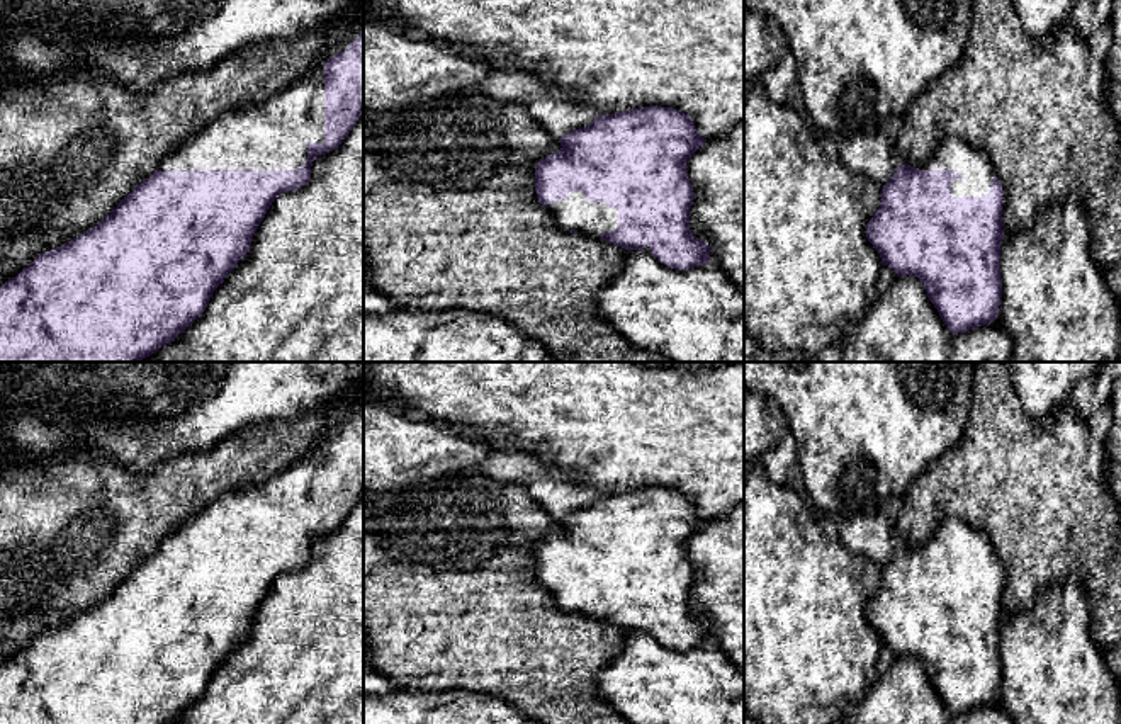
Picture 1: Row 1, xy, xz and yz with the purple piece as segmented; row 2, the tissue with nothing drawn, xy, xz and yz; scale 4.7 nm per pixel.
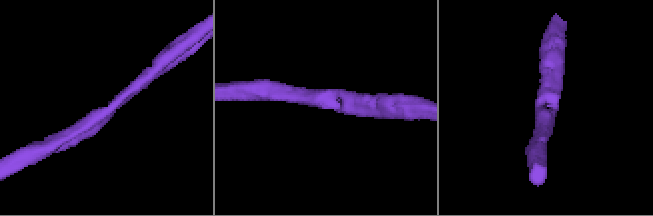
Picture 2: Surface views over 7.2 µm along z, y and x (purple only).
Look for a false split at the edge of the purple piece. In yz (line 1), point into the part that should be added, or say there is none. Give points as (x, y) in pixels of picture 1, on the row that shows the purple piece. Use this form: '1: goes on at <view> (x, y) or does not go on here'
1: goes on at yz (953, 153)

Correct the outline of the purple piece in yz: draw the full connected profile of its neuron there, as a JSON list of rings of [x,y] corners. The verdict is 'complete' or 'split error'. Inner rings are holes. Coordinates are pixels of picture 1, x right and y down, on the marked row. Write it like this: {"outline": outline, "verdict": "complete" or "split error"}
{"outline": [[[944,138],[932,156],[917,167],[902,165],[883,185],[878,211],[866,224],[866,238],[897,277],[915,275],[951,333],[994,323],[1002,297],[1000,243],[1004,190],[985,153],[961,138]]], "verdict": "split error"}

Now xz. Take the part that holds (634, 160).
{"outline": [[[673,107],[600,114],[589,126],[560,136],[562,148],[535,165],[537,199],[564,231],[596,236],[628,252],[647,252],[678,270],[695,269],[710,262],[712,250],[690,229],[695,192],[686,160],[705,141],[691,117]]], "verdict": "split error"}

